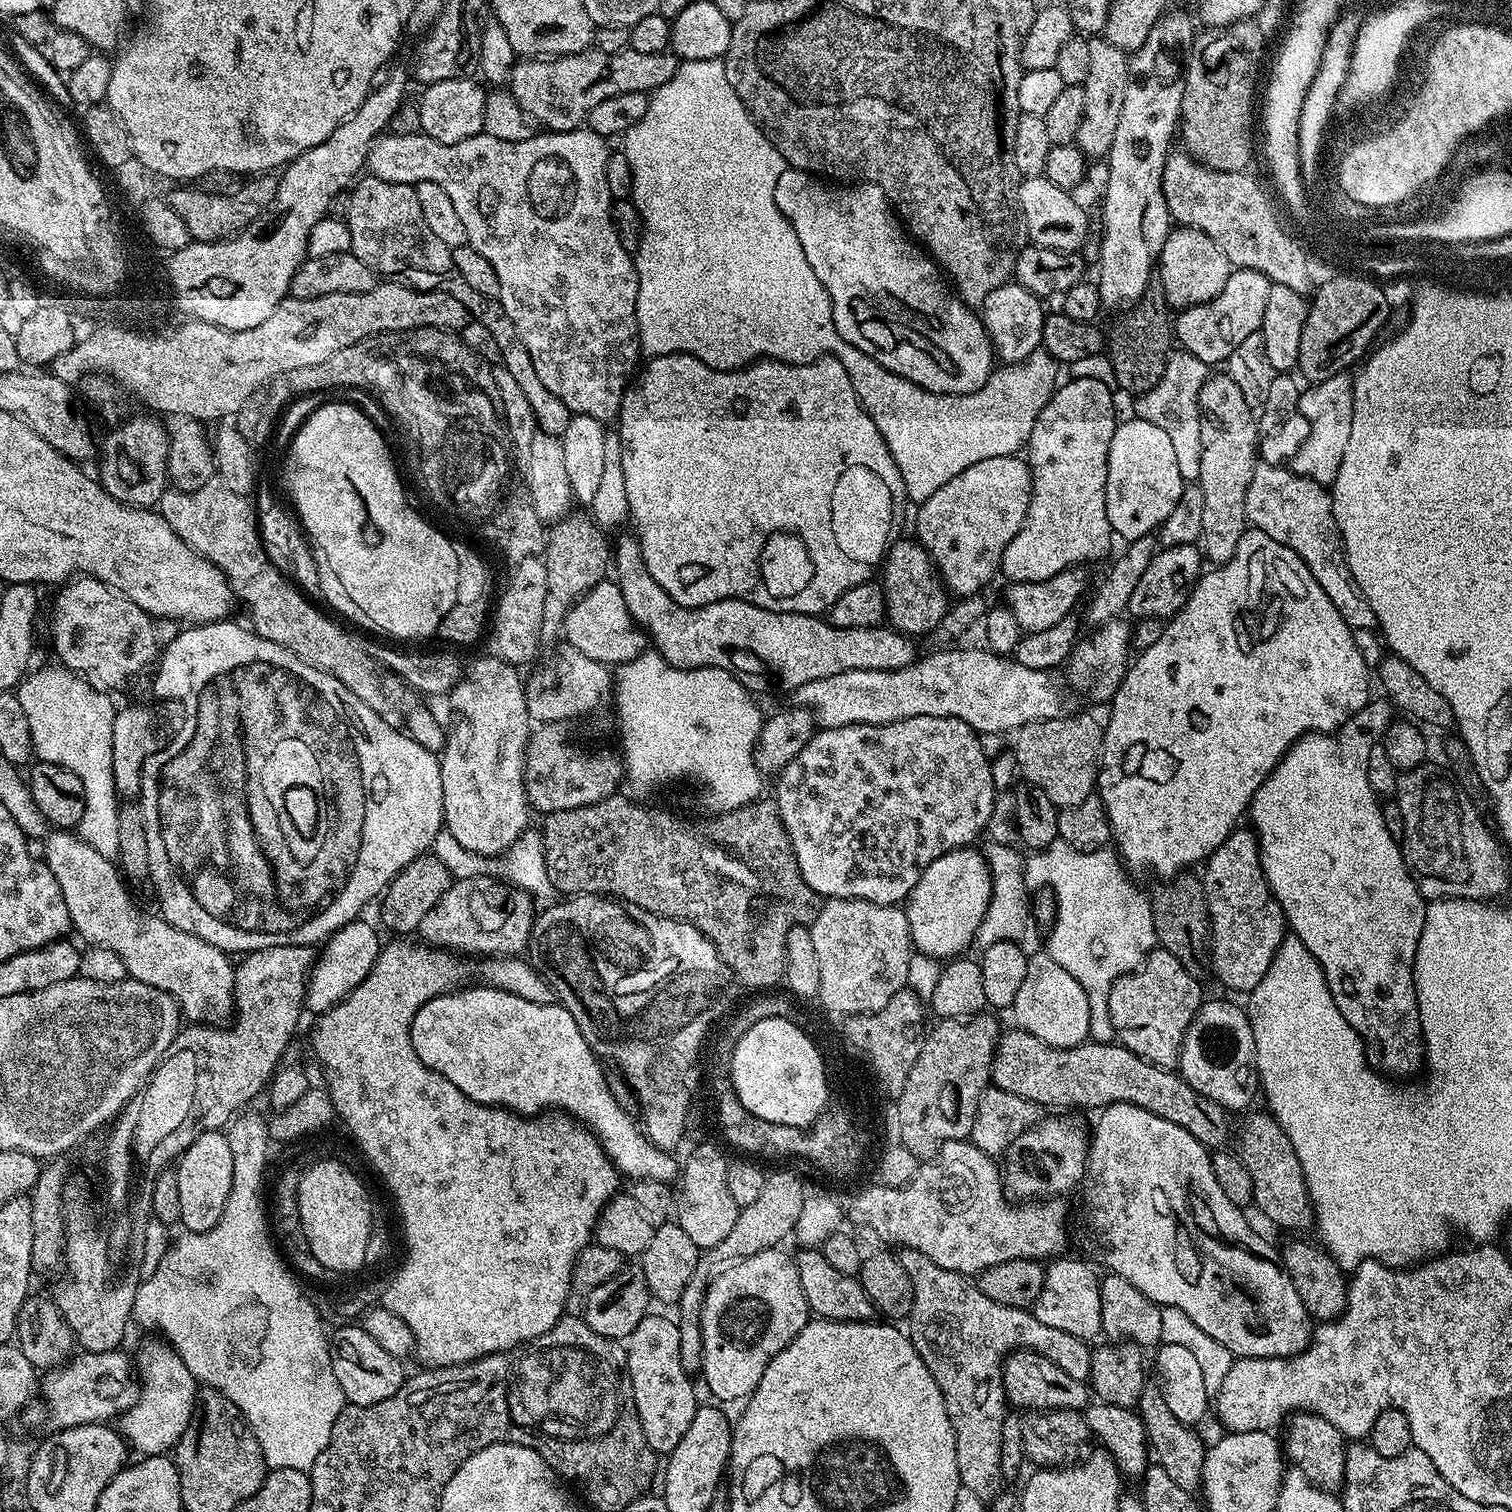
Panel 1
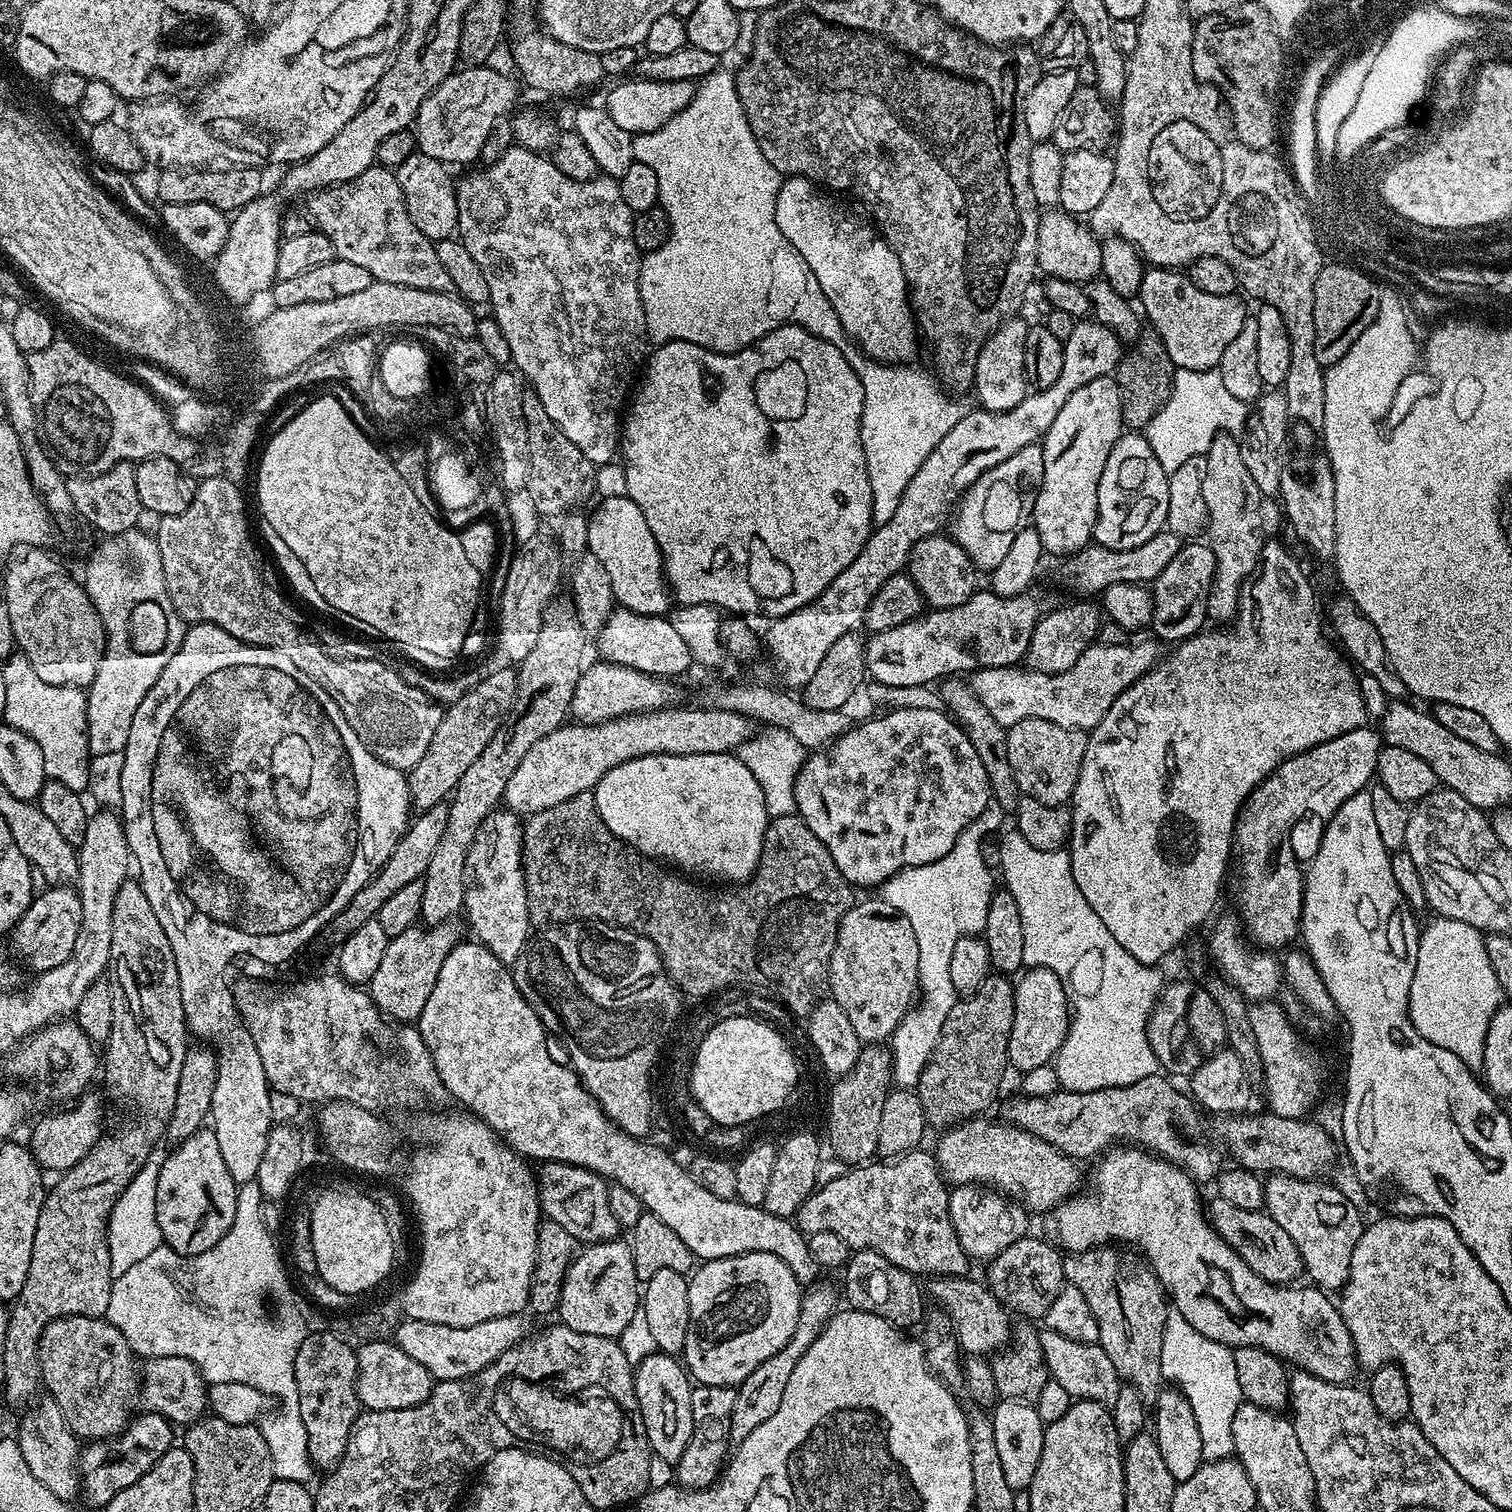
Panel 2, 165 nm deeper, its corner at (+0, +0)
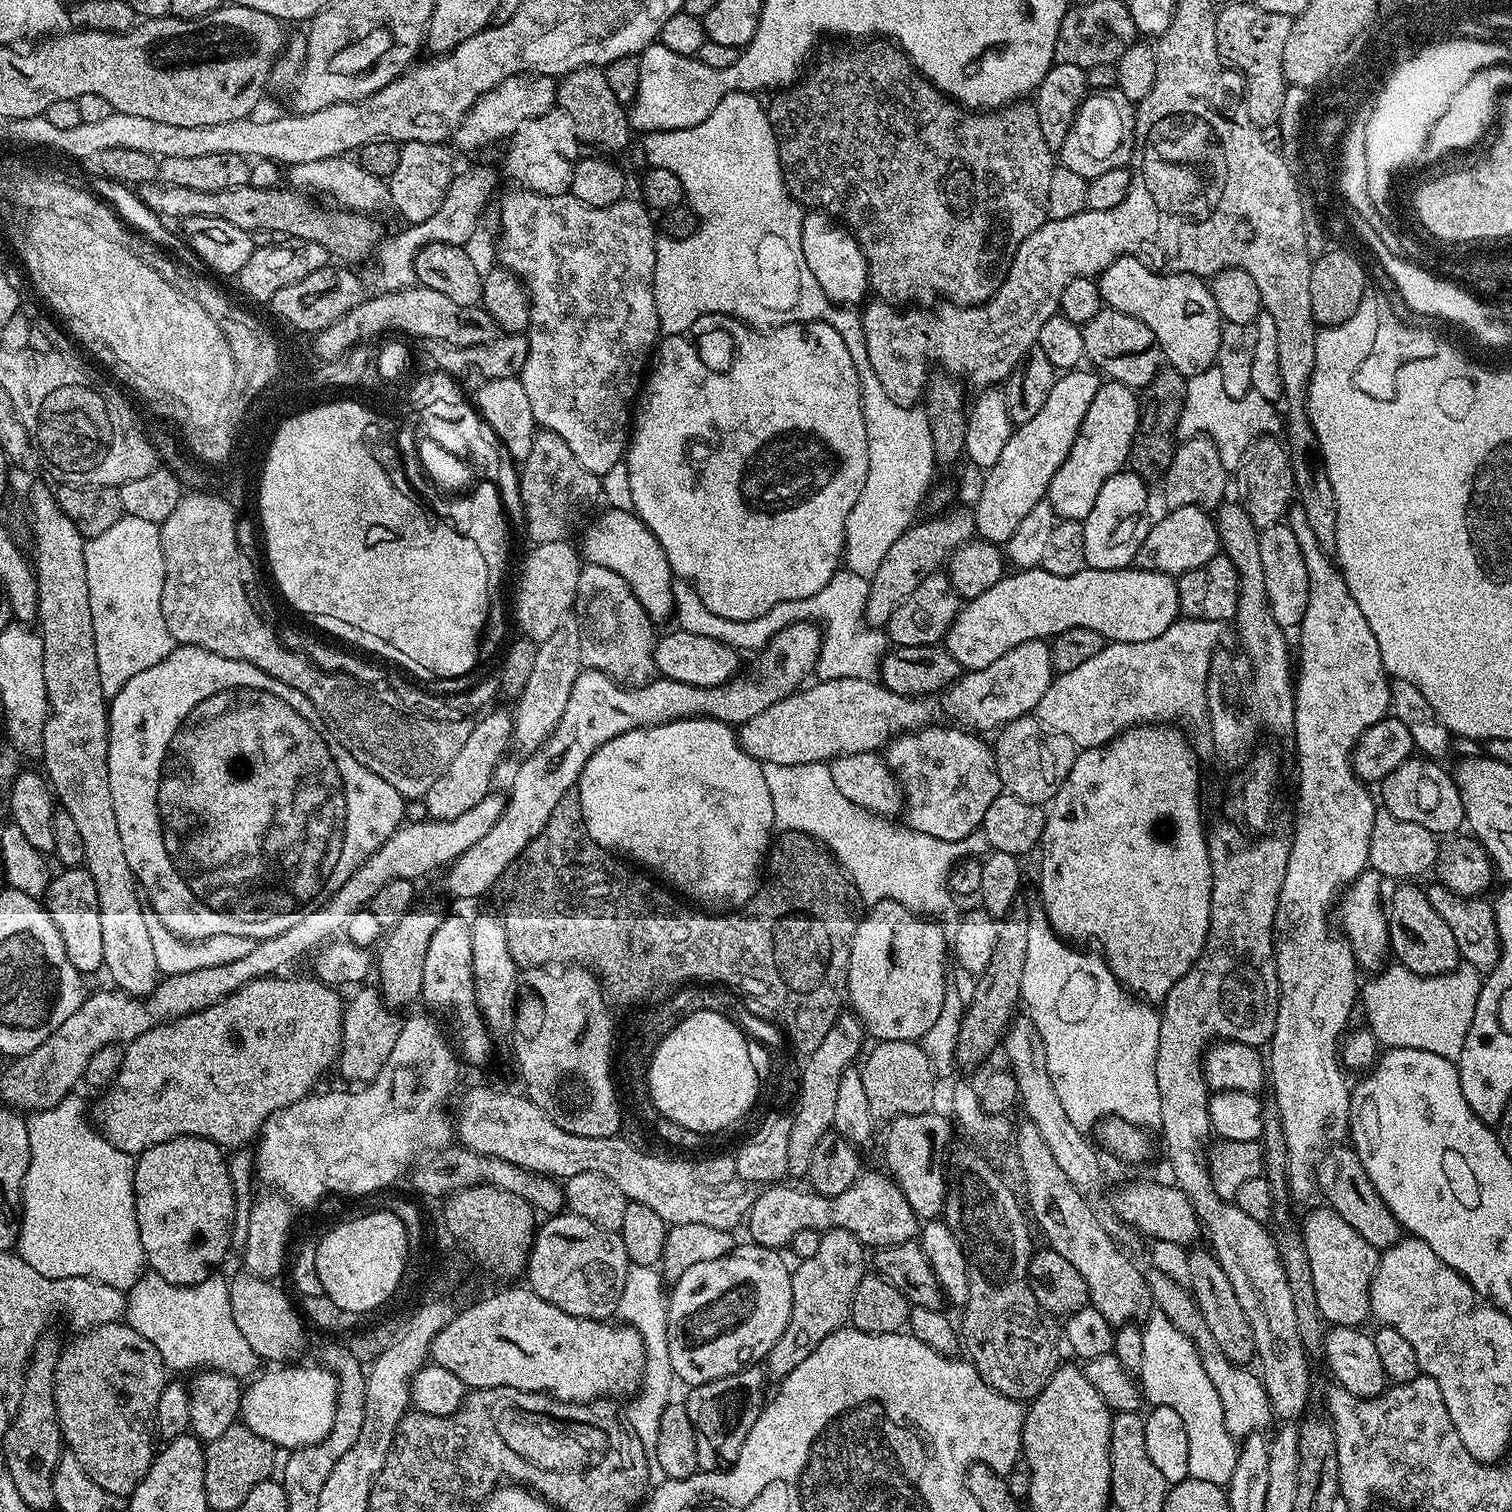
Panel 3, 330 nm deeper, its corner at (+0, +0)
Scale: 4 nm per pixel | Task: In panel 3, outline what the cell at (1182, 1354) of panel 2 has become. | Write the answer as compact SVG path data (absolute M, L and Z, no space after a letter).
M1155 1314L1142 1324L1142 1366L1138 1373L1138 1383L1142 1396L1149 1405L1170 1406L1178 1410L1186 1425L1186 1438L1190 1438L1189 1477L1202 1482L1214 1482L1226 1486L1234 1474L1237 1437L1226 1430L1226 1418L1222 1416L1222 1398L1210 1382L1210 1374L1200 1361L1200 1351L1196 1342L1166 1314Z

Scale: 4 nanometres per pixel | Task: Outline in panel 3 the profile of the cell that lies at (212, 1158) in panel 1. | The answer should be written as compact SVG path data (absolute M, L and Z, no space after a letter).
M179 1136L173 1140L162 1142L158 1146L148 1148L139 1153L136 1160L136 1173L134 1174L134 1194L136 1195L136 1217L138 1218L138 1232L142 1238L142 1248L147 1267L166 1278L171 1284L197 1284L207 1280L217 1271L216 1268L224 1260L228 1247L234 1244L234 1229L236 1226L236 1199L232 1193L232 1183L228 1173L228 1161L219 1144L201 1136Z

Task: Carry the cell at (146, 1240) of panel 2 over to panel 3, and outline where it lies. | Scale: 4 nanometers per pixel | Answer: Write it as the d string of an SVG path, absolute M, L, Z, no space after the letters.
M69 1094L54 1106L41 1112L31 1113L27 1117L28 1133L30 1134L30 1166L26 1170L26 1178L22 1189L22 1211L20 1213L20 1237L16 1239L15 1251L28 1263L51 1280L61 1280L71 1276L90 1278L98 1282L106 1282L115 1288L133 1288L146 1271L146 1261L142 1248L142 1238L138 1232L138 1218L136 1217L136 1195L134 1194L134 1174L136 1173L136 1160L133 1153L118 1150L108 1139L94 1127L90 1119L90 1112L84 1109L84 1100L77 1094Z

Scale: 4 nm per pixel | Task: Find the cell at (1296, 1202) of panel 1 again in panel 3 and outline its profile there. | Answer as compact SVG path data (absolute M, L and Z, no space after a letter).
M1316 1208L1302 1223L1306 1258L1310 1258L1310 1274L1314 1274L1314 1294L1318 1294L1318 1310L1325 1322L1341 1328L1354 1328L1369 1319L1370 1286L1376 1273L1378 1250L1366 1242L1333 1208Z

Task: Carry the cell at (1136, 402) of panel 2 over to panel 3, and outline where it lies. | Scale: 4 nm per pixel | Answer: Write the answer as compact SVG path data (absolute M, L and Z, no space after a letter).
M1171 366L1161 367L1160 373L1148 383L1142 392L1140 417L1134 430L1132 449L1128 455L1131 471L1140 475L1145 482L1159 481L1164 471L1170 466L1178 447L1176 427L1182 414L1182 406L1186 398L1188 381L1178 370Z

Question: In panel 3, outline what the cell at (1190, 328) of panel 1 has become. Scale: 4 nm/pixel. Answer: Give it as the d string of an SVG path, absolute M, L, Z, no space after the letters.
M1133 256L1118 258L1098 277L1100 299L1107 307L1146 322L1158 342L1163 359L1184 377L1214 367L1222 317L1211 287L1199 276L1165 274L1147 268Z

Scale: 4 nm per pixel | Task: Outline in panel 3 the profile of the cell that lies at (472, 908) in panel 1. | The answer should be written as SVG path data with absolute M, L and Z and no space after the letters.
M375 987L363 988L353 998L352 1005L349 1003L344 1009L344 1042L338 1057L340 1074L352 1086L367 1086L378 1078L386 1058L390 1058L390 1050L394 1050L394 1042L398 1042L402 1025L401 1017L391 1016L396 1014L389 1011Z

